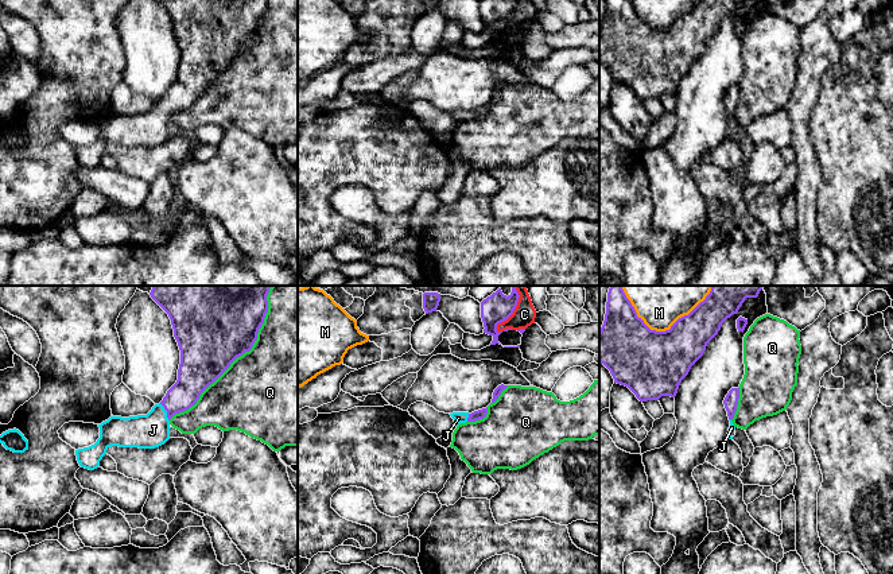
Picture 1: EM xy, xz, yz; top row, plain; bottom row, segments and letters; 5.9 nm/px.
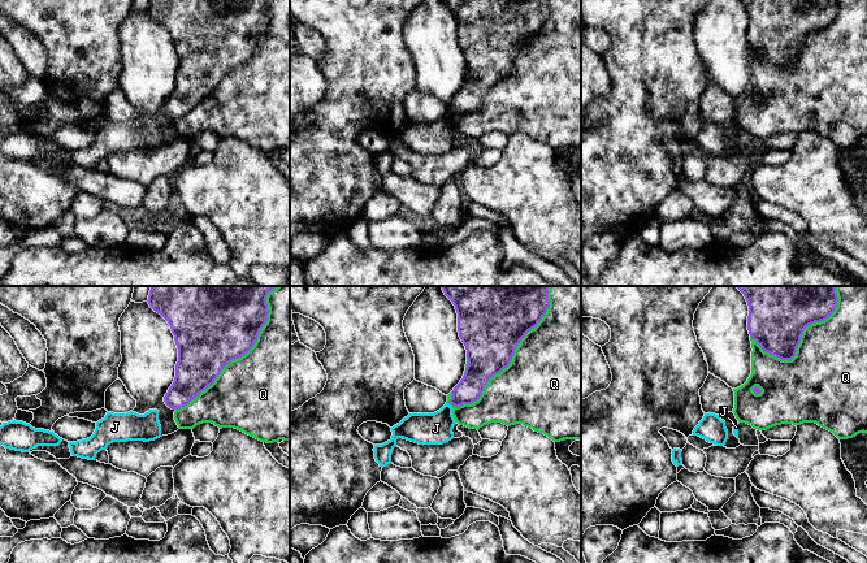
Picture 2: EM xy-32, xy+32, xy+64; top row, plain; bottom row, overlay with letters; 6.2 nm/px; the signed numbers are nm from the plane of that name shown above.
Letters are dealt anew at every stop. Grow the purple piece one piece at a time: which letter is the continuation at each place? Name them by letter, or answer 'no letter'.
J

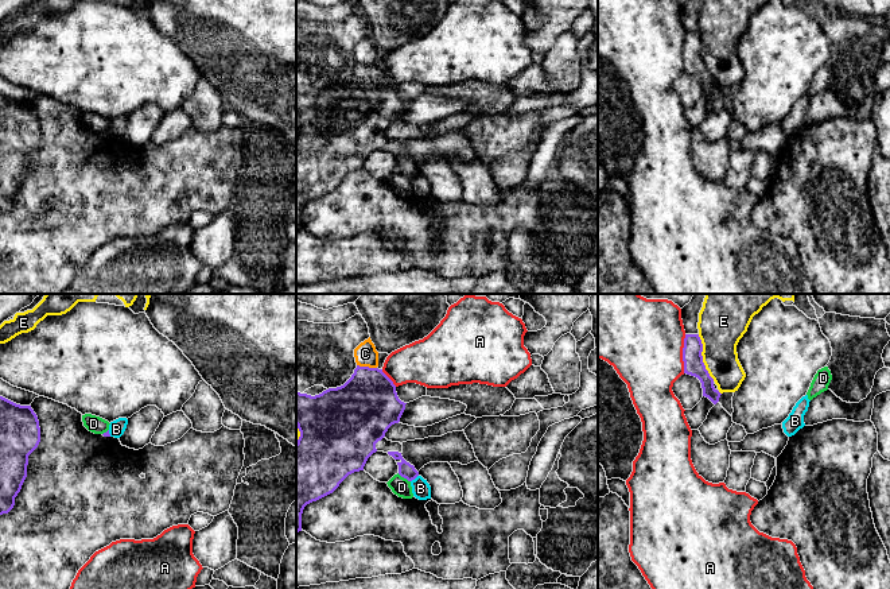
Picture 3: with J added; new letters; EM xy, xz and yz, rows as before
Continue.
no letter

